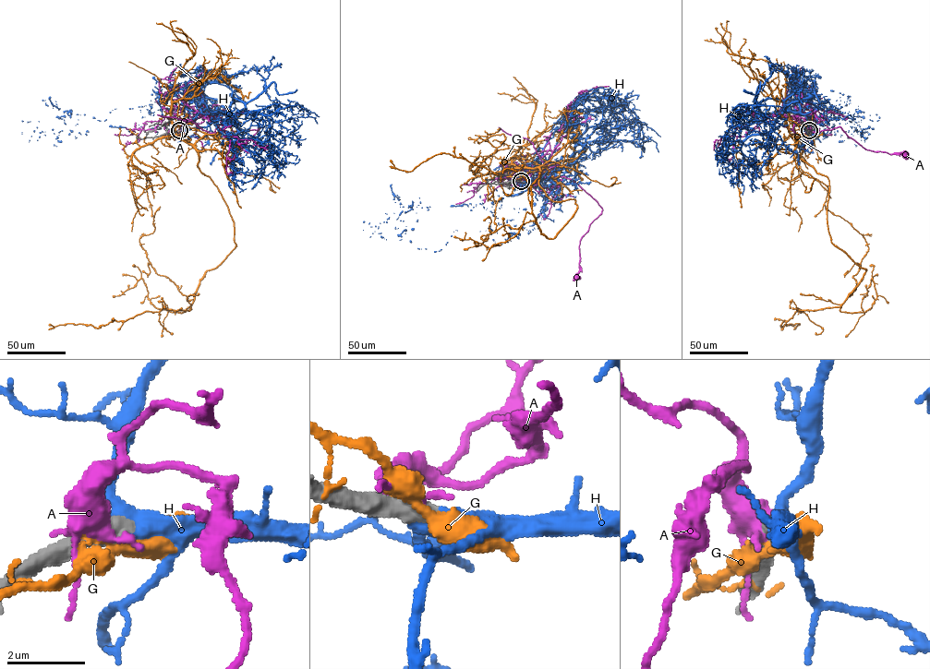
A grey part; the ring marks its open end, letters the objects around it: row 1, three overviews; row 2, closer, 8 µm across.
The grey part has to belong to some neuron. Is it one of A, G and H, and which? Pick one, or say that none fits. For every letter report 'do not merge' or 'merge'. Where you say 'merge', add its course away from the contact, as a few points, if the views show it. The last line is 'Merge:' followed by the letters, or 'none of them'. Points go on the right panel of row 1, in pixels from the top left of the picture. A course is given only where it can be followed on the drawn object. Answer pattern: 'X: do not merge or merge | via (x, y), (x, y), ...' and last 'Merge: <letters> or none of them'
A: do not merge
G: do not merge
H: merge | via (809, 130), (784, 111), (808, 94), (836, 110), (844, 140), (857, 132)
Merge: H

